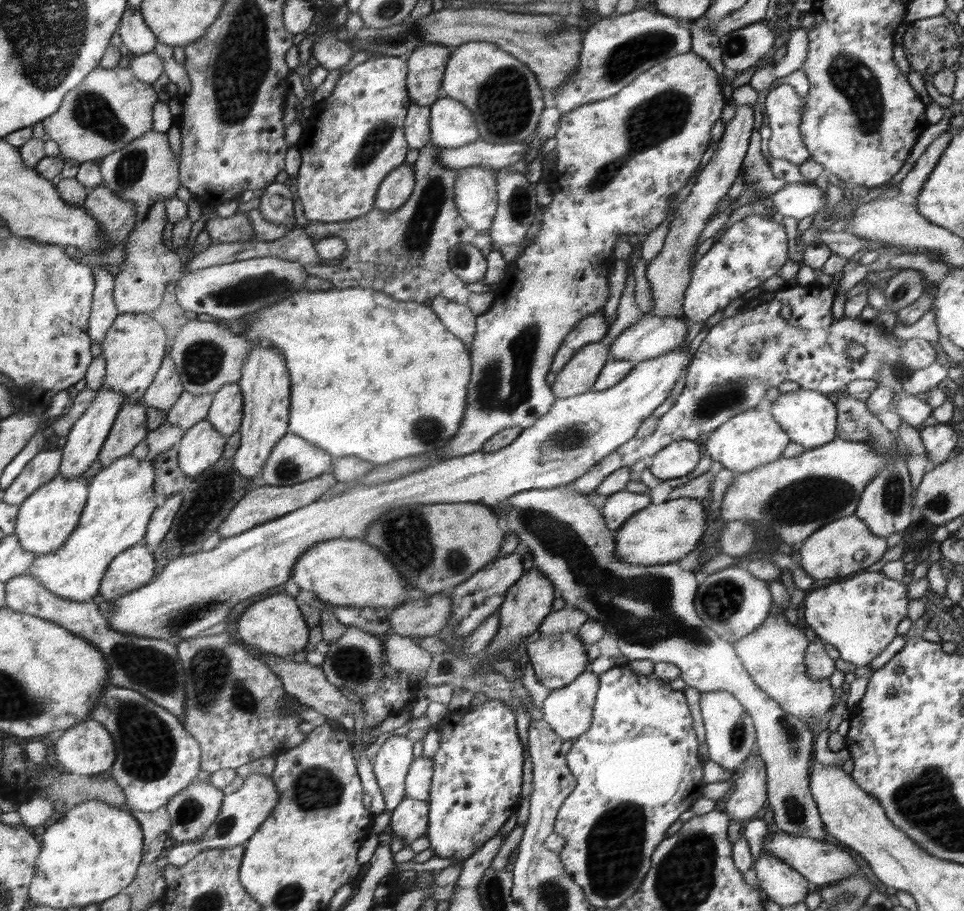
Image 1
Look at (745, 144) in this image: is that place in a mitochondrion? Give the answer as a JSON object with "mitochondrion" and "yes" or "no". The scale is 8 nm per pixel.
{"mitochondrion":"no"}

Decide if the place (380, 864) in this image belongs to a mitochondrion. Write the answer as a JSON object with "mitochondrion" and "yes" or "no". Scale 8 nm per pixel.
{"mitochondrion":"no"}

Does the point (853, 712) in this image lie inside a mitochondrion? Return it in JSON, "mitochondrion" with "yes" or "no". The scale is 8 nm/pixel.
{"mitochondrion":"no"}

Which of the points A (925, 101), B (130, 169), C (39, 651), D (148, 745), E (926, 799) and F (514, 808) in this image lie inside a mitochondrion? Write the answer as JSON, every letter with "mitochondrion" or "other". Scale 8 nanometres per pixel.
{"A":"other","B":"mitochondrion","C":"other","D":"mitochondrion","E":"mitochondrion","F":"other"}

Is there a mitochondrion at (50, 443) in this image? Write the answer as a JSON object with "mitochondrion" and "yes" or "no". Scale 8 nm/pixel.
{"mitochondrion":"no"}

